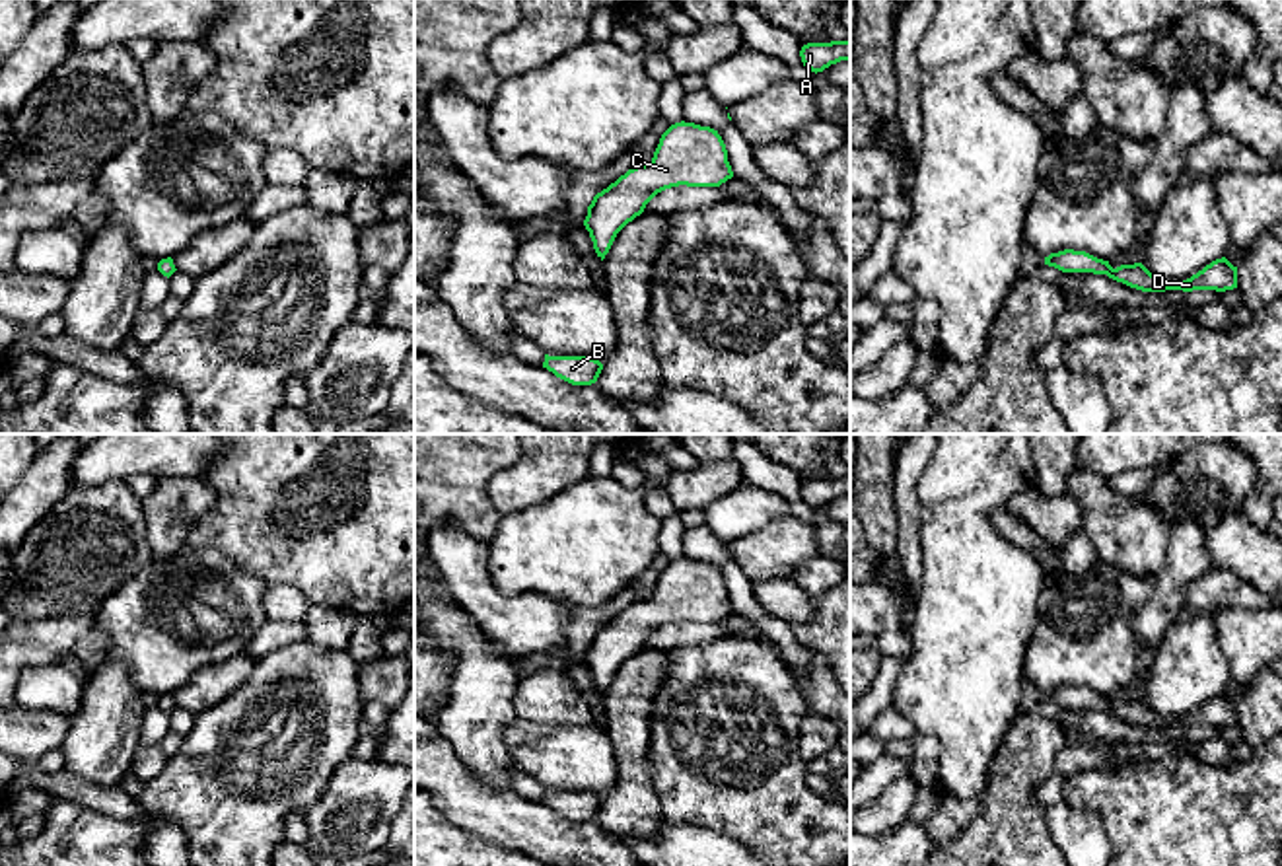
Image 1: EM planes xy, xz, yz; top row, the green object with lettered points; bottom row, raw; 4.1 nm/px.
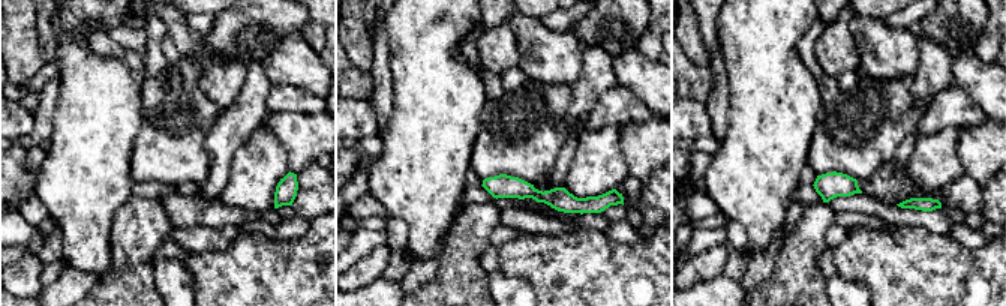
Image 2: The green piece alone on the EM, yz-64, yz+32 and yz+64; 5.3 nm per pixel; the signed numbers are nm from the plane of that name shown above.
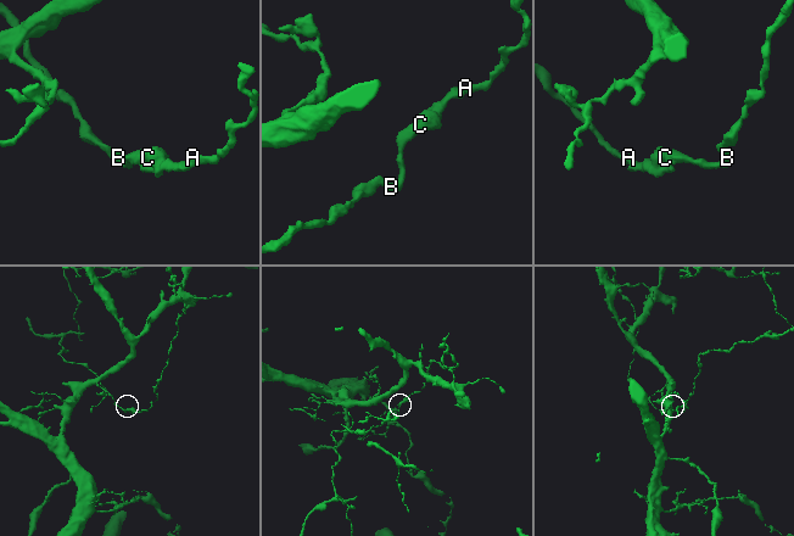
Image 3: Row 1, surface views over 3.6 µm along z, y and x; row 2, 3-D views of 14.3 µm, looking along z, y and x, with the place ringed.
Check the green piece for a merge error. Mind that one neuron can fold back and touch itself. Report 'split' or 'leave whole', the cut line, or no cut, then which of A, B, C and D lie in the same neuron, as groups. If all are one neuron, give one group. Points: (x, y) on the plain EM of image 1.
split; cut in yz along (1111, 703), (1105, 709); A C / B D

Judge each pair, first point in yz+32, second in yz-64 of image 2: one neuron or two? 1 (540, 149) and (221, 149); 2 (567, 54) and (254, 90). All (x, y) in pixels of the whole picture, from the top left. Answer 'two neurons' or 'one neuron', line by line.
1: two neurons
2: two neurons

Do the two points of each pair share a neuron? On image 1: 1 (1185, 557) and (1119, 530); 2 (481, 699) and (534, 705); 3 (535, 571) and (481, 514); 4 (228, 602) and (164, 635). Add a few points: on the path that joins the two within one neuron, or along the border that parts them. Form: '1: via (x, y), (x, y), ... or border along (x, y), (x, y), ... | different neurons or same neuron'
1: border along (1172, 524), (1164, 565), (1154, 577) | different neurons
2: border along (520, 680), (514, 691), (514, 715) | different neurons
3: border along (502, 516), (489, 543) | different neurons
4: via (213, 608), (191, 610), (179, 619) | same neuron

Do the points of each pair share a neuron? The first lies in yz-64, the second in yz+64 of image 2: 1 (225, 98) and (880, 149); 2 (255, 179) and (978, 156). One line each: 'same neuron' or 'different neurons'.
1: different neurons
2: different neurons

